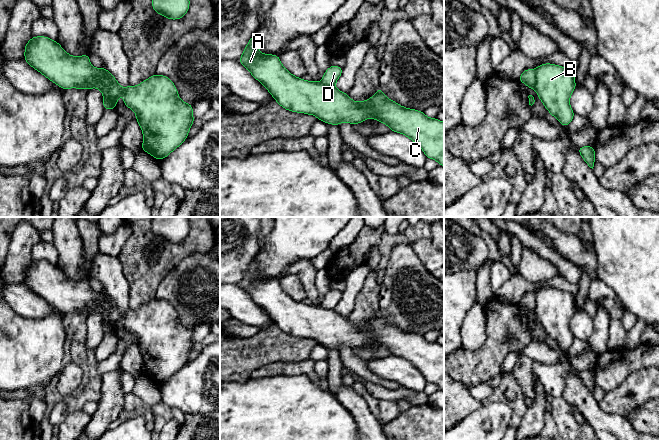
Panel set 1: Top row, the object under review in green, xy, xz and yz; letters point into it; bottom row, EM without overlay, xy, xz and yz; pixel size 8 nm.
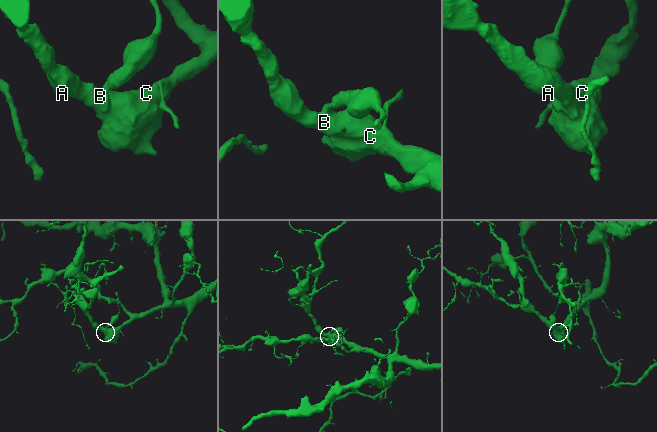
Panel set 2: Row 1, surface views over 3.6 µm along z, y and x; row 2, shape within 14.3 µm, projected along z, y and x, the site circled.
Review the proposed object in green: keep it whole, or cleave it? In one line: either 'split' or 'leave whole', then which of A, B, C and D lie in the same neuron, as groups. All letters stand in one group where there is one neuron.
split | A B C / D

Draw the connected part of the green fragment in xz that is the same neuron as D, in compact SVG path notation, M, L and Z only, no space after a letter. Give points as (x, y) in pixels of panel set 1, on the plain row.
M331 289L322 300L322 307L324 309L335 309L343 296L343 291Z

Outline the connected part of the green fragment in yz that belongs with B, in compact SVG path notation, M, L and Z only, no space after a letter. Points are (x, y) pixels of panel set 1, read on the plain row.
M552 287L536 293L535 314L548 336L567 351L575 340L570 320L576 313L574 295Z

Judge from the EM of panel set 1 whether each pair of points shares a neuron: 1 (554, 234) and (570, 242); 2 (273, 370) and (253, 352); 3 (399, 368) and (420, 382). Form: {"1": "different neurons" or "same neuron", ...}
{"1": "same neuron", "2": "different neurons", "3": "same neuron"}

